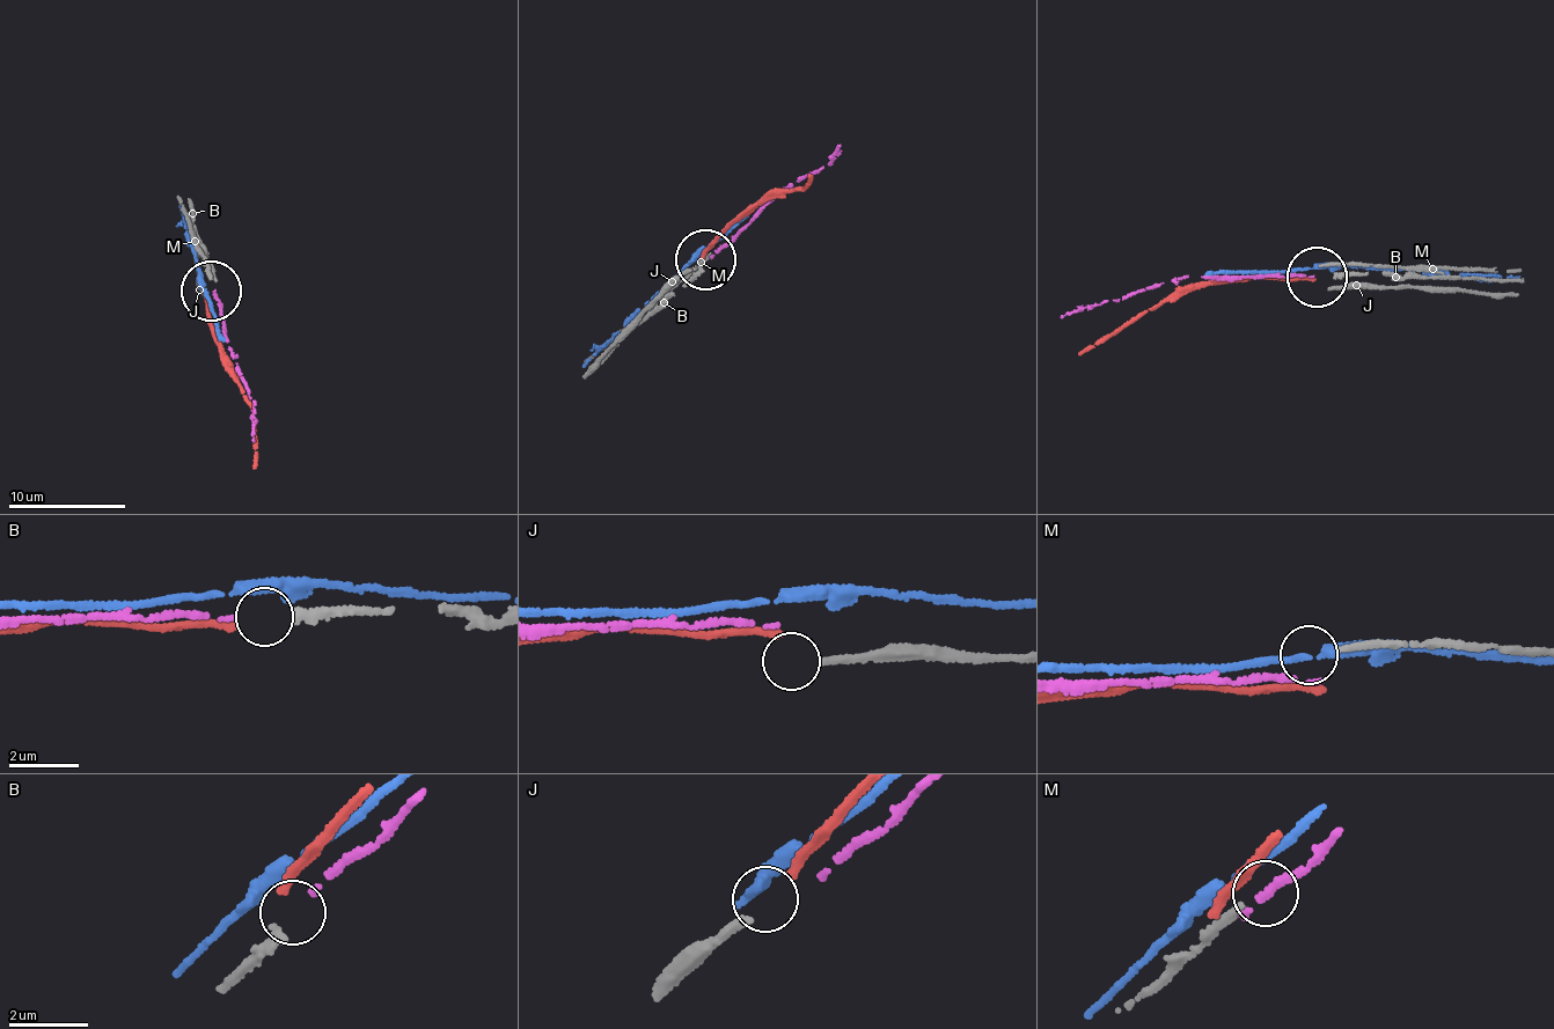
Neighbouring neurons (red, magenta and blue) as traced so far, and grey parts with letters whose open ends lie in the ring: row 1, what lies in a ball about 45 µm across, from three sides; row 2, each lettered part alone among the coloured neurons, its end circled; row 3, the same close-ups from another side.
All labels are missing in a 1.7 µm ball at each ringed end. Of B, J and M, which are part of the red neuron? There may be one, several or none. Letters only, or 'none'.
none

